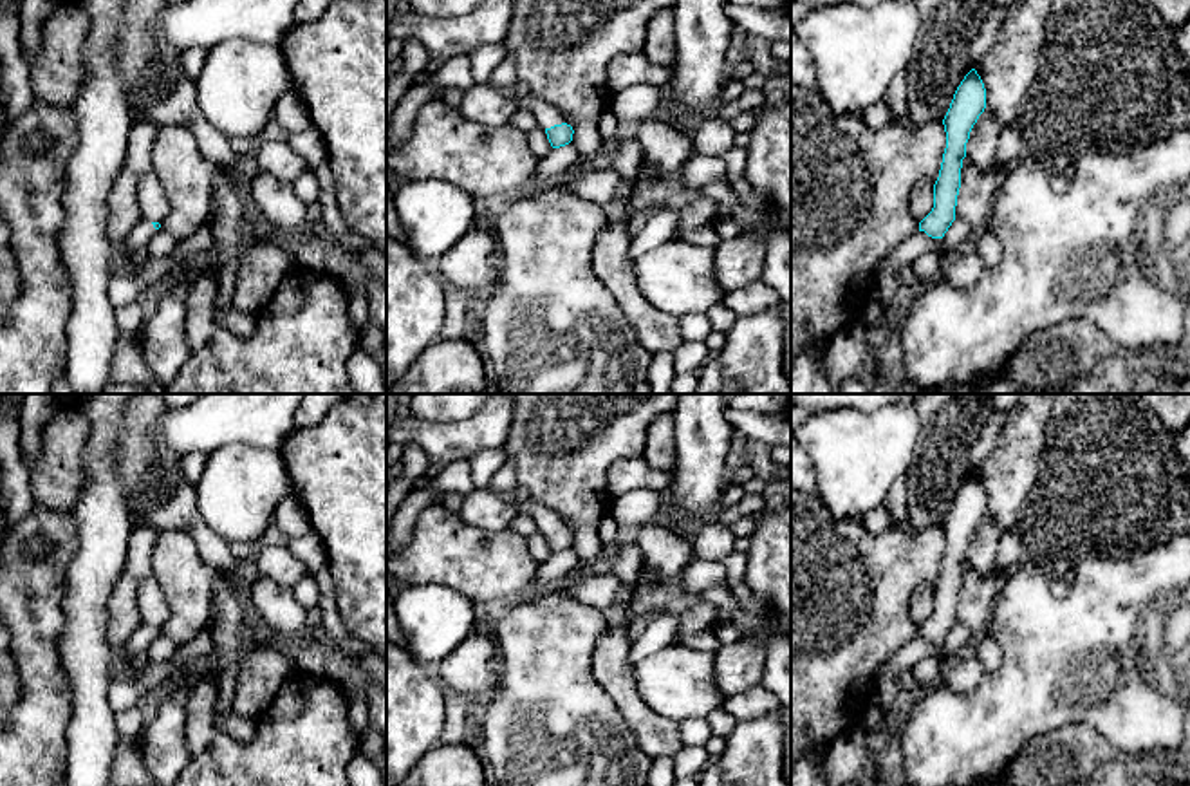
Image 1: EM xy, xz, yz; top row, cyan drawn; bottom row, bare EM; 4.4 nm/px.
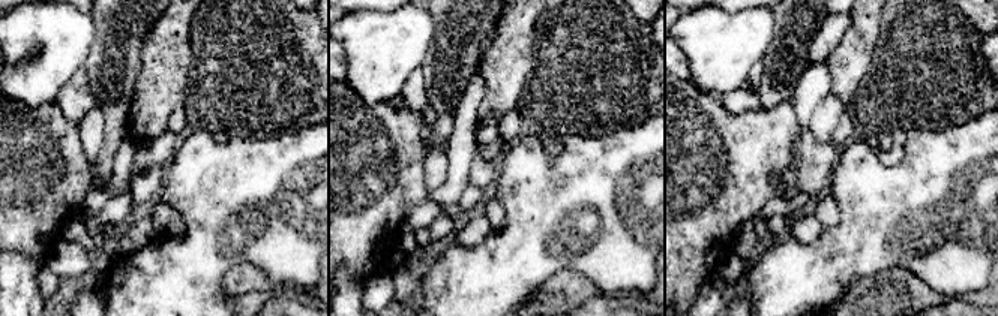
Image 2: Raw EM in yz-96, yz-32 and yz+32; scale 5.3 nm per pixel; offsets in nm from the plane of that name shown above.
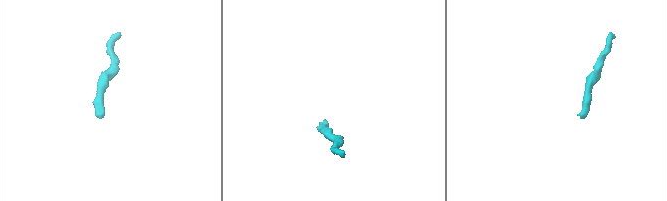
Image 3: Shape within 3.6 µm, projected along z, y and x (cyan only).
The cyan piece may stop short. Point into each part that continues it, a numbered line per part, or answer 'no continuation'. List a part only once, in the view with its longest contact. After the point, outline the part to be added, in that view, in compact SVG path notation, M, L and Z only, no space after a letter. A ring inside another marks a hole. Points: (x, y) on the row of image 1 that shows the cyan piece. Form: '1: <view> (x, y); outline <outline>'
1: xz (546, 114); outline M529 90L520 96L518 108L529 110L542 128L567 123L554 105L536 98Z

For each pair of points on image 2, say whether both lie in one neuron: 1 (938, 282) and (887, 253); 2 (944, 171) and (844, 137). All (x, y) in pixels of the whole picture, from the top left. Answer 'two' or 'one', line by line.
1: one
2: two

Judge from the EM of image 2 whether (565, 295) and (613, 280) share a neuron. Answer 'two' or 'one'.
two

